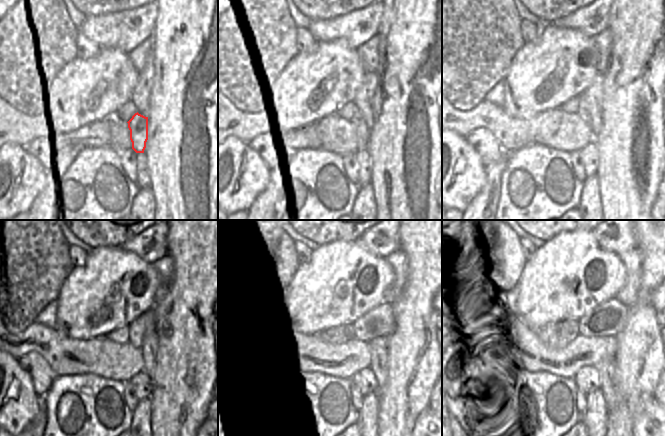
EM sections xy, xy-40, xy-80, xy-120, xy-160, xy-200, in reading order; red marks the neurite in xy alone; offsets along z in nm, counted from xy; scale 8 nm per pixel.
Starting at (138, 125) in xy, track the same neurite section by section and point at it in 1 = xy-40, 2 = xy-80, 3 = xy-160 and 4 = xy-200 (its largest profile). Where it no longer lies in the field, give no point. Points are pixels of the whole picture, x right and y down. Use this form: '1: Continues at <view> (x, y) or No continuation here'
1: Continues at xy-40 (362, 131)
2: Continues at xy-80 (582, 111)
3: Continues at xy-160 (378, 322)
4: Continues at xy-200 (609, 318).

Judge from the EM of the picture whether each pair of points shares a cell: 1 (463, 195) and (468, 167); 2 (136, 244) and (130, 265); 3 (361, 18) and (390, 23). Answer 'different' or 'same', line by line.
1: same
2: different
3: different

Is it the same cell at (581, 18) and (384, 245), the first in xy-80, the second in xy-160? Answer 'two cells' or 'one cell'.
one cell

